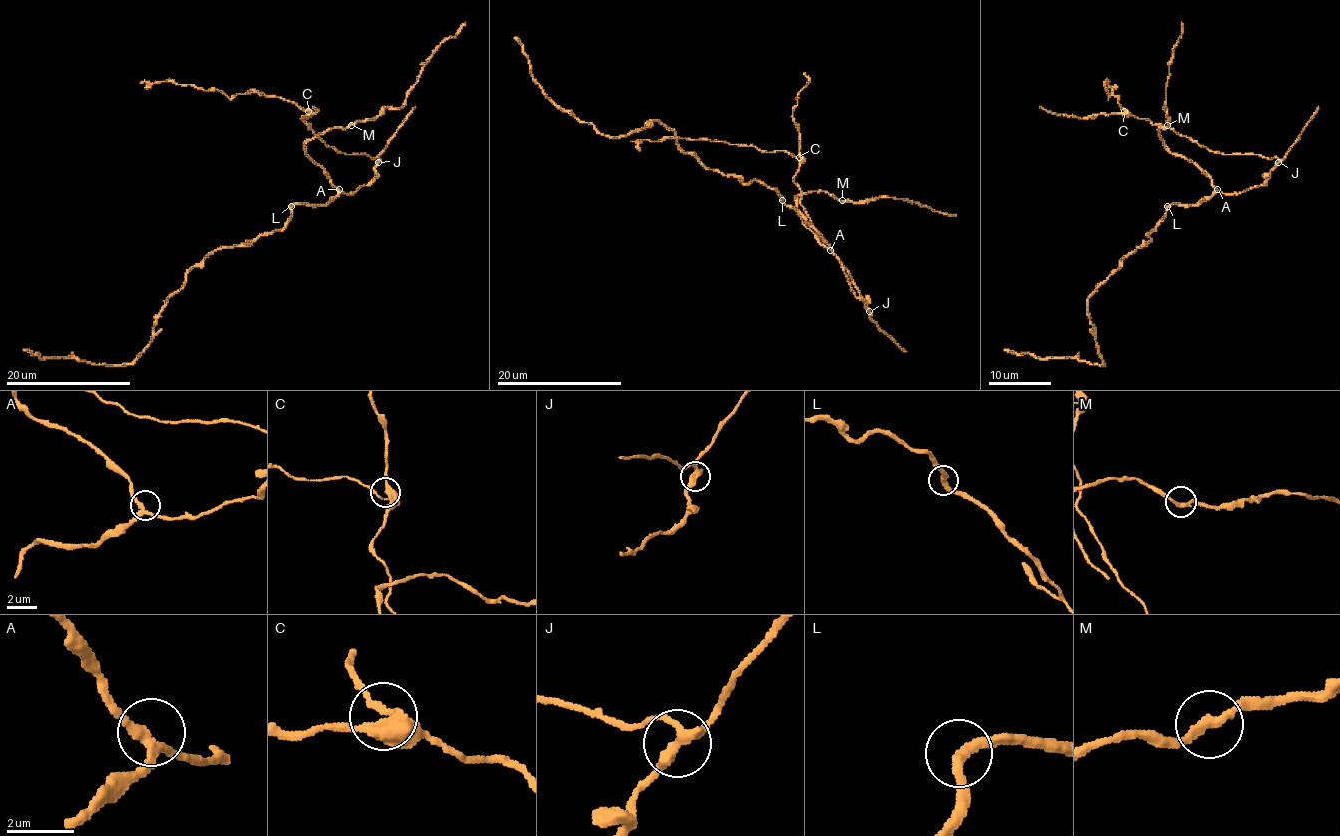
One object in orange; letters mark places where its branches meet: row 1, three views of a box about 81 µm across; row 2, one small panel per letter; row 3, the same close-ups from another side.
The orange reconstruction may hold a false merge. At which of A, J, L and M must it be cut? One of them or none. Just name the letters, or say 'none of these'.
J

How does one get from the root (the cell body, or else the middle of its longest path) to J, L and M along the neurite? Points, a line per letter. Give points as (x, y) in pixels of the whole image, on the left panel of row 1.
J: (331, 200), (339, 192), (353, 193), (365, 186), (375, 176), (378, 162)
L: (331, 200), (325, 204), (291, 206)
M: (331, 200), (339, 190), (306, 154), (305, 145), (333, 128), (351, 125)

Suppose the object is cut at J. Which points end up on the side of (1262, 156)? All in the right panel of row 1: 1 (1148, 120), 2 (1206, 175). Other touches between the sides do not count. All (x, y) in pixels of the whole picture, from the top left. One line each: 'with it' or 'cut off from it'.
1: with it
2: cut off from it

